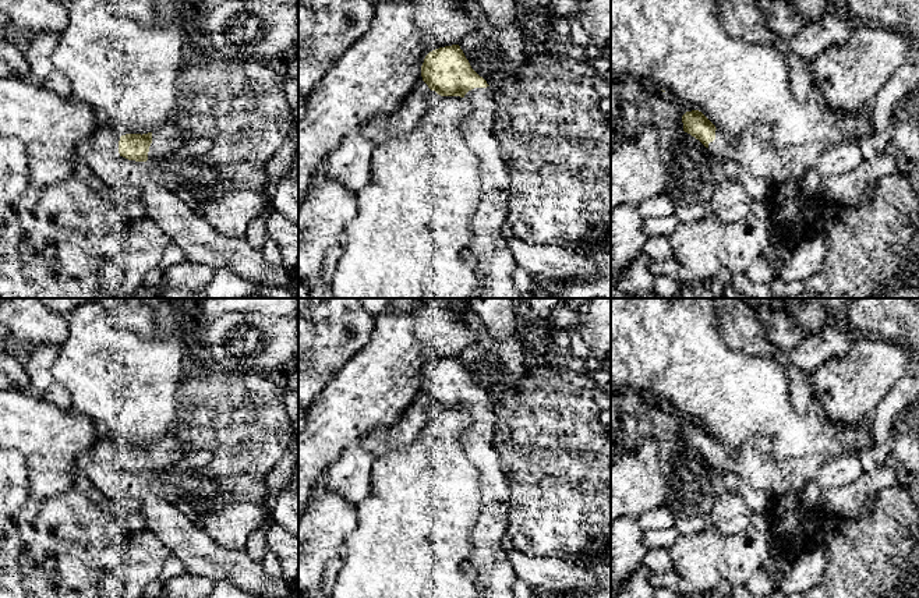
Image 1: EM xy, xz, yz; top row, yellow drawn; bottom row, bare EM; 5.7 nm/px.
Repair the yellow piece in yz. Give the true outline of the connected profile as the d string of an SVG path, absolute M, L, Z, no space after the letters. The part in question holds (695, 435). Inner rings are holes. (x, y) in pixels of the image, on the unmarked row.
M701 424L682 428L683 443L699 452L715 473L734 473L756 489L770 493L800 492L817 470L837 454L806 454L777 459L768 436L753 436L731 449L717 440Z

